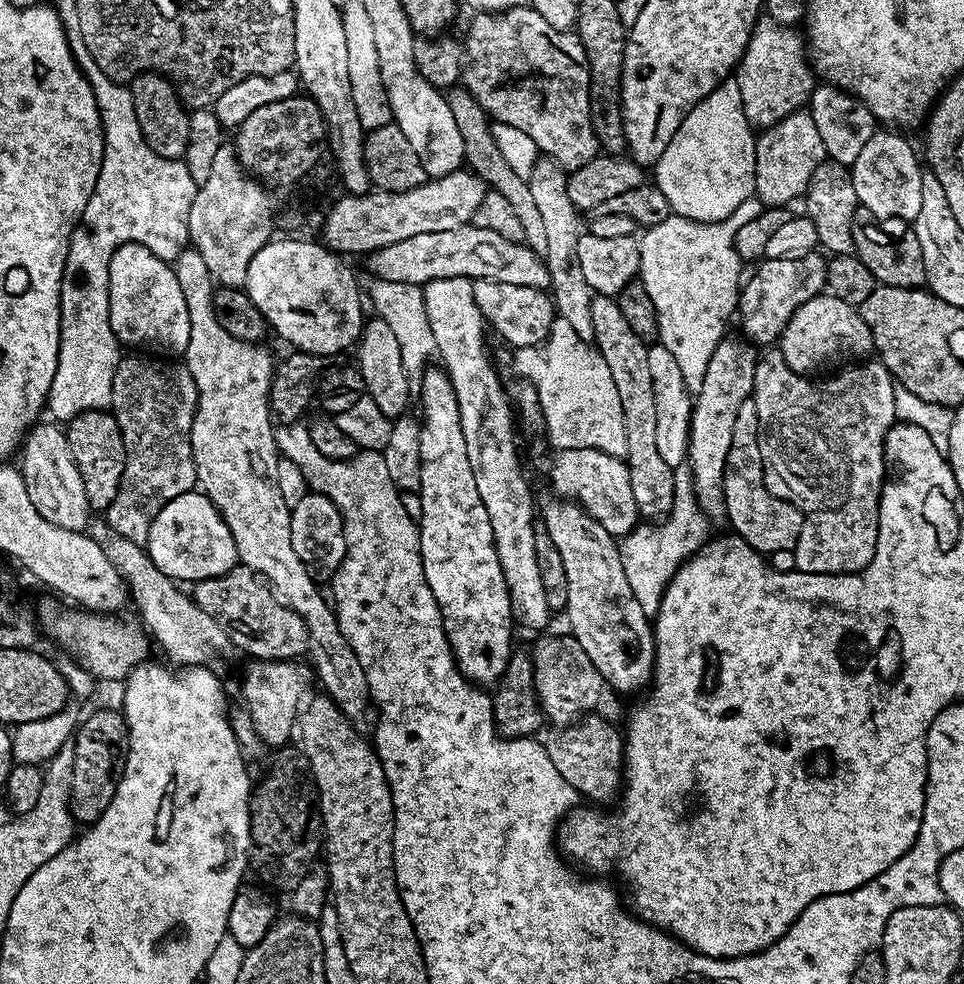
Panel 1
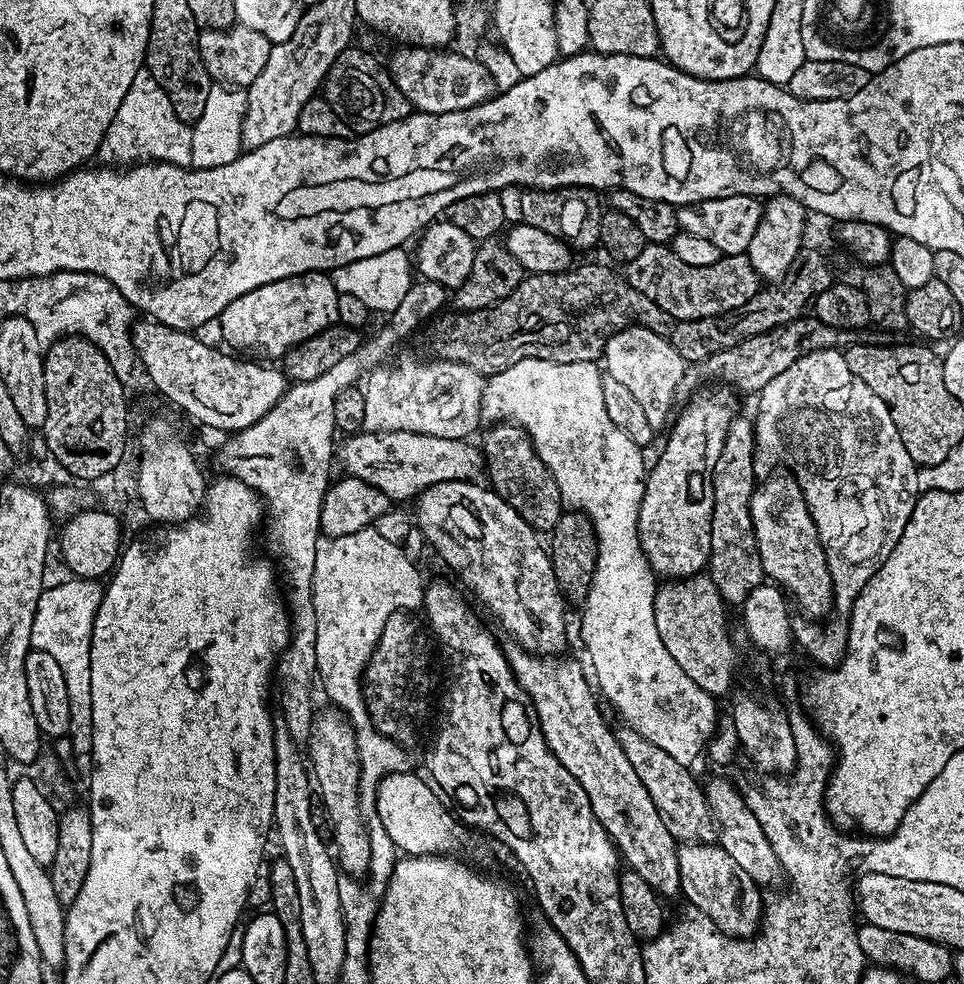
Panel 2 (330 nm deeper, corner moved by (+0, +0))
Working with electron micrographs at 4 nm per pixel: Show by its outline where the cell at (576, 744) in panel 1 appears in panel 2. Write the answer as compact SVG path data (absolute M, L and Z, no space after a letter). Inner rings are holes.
M684 842L677 847L676 858L678 860L678 874L680 875L680 892L690 903L693 904L695 911L699 915L710 918L712 925L716 927L716 931L723 932L725 936L733 938L751 938L756 935L760 921L762 919L762 899L760 900L761 885L750 878L750 874L746 874L746 870L742 870L742 866L738 866L738 862L734 862L734 858L730 858L730 854L726 854L726 850L722 850L717 843L714 842Z

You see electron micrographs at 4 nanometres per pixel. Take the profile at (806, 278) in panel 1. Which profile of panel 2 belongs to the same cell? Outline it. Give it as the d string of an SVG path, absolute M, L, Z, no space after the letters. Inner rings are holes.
M712 392L709 396L696 396L684 409L675 417L674 423L671 425L672 433L668 436L668 441L664 444L664 449L660 452L660 457L656 460L656 465L649 467L646 472L644 482L644 493L642 494L642 506L638 514L638 538L642 550L646 554L646 558L650 562L653 572L657 577L667 578L669 581L682 580L686 576L699 576L707 569L708 557L712 555L712 547L710 546L710 530L712 529L712 515L714 514L714 482L712 481L712 471L718 462L718 454L722 454L722 446L726 442L726 434L730 430L734 419L734 411L732 412L731 404L732 396L728 392Z

